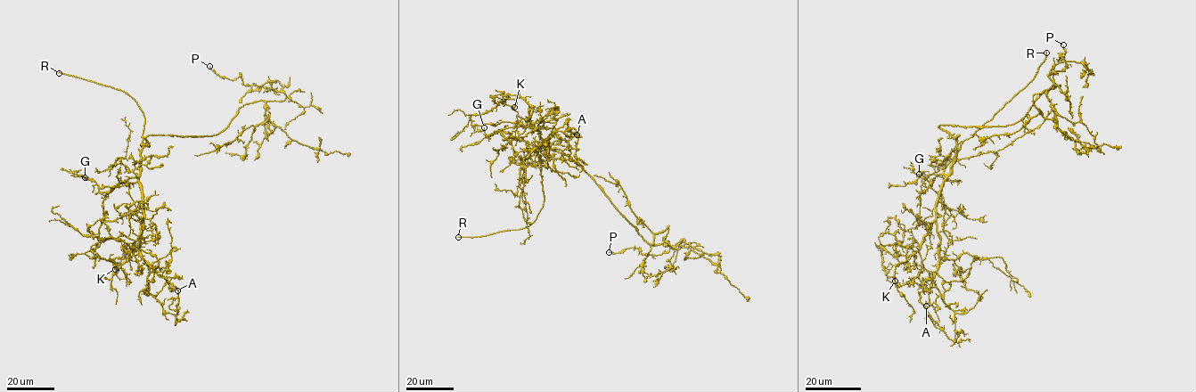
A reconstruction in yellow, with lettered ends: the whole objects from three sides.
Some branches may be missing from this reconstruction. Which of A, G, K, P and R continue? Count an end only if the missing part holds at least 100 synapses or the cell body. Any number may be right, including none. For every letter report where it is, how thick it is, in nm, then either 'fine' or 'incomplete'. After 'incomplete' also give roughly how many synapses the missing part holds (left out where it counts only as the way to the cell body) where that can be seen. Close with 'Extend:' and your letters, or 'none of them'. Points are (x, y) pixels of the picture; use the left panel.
A: at (177, 290); 100 nm thick; fine
G: at (85, 177); 140 nm thick; fine
K: at (115, 269); 130 nm thick; fine
P: at (209, 66); 130 nm thick; fine
R: at (59, 73); 120 nm thick; incomplete
Extend: R

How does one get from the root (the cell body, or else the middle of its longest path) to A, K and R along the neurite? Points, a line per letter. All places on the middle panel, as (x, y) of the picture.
A: (559, 152), (544, 145), (547, 157), (540, 160), (543, 142), (538, 145), (566, 128), (577, 134)
K: (559, 152), (544, 145), (547, 157), (540, 160), (543, 141), (522, 99), (490, 95), (513, 99), (514, 107)
R: (559, 152), (544, 145), (547, 157), (540, 162), (543, 206), (529, 225), (486, 235), (458, 237)

